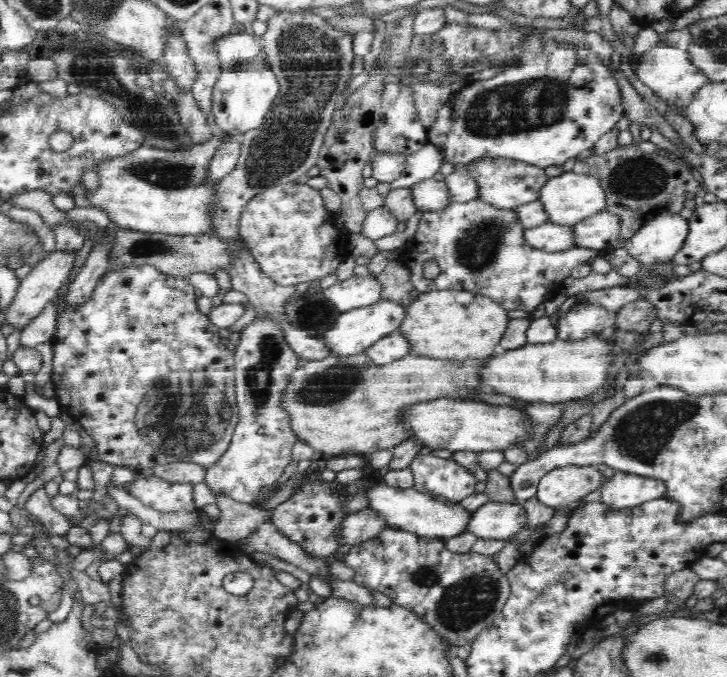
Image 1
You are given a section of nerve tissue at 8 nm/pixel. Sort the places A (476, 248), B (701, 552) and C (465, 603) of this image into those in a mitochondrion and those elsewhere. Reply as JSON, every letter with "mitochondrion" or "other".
{"A":"mitochondrion","B":"other","C":"mitochondrion"}

